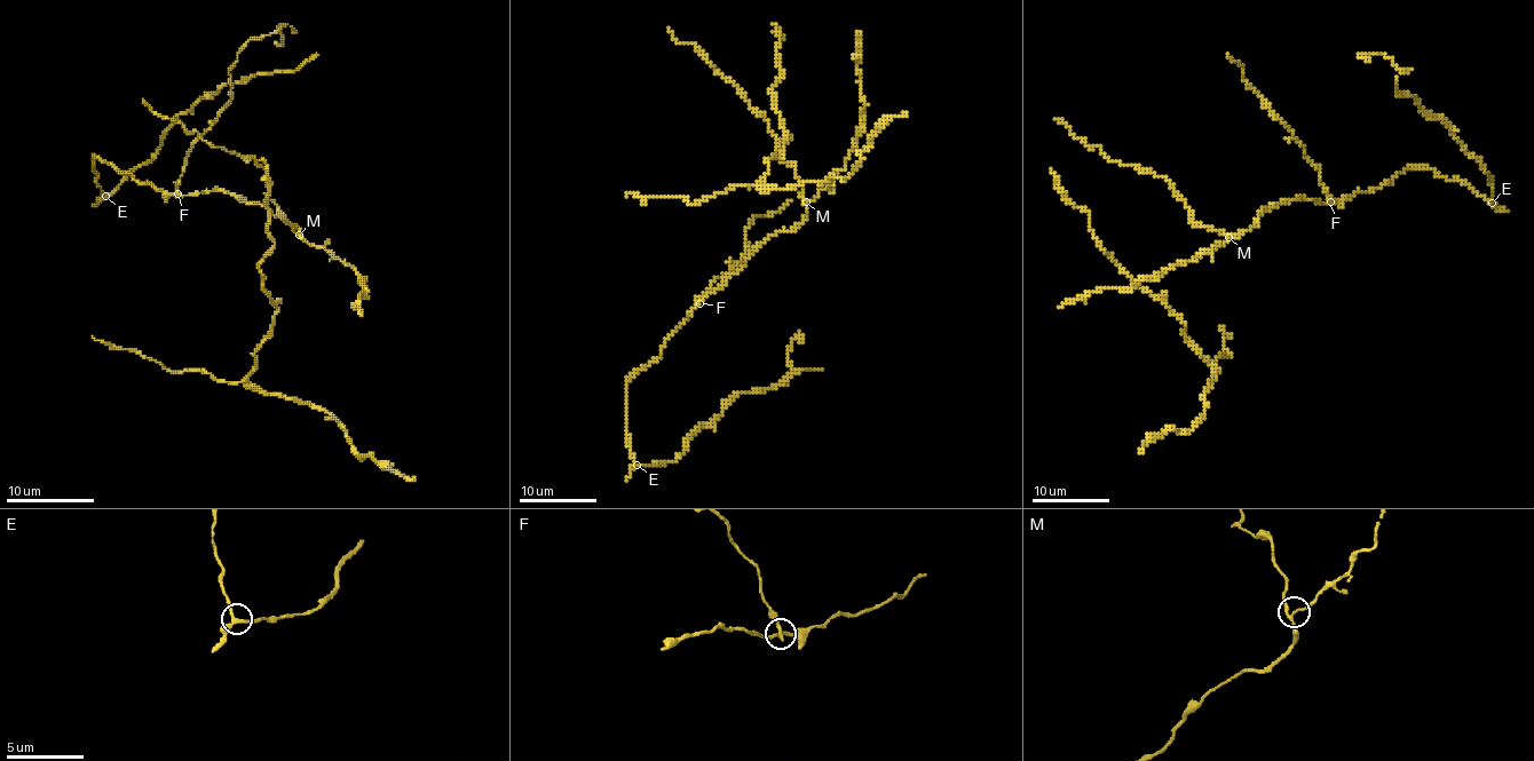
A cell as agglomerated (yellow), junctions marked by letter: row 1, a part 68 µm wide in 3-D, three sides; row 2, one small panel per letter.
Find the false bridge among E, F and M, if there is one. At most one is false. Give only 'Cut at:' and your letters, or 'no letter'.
Cut at: F

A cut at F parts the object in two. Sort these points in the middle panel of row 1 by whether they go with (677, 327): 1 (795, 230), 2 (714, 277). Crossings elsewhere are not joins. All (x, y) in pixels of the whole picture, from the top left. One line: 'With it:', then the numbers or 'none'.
With it: 1

